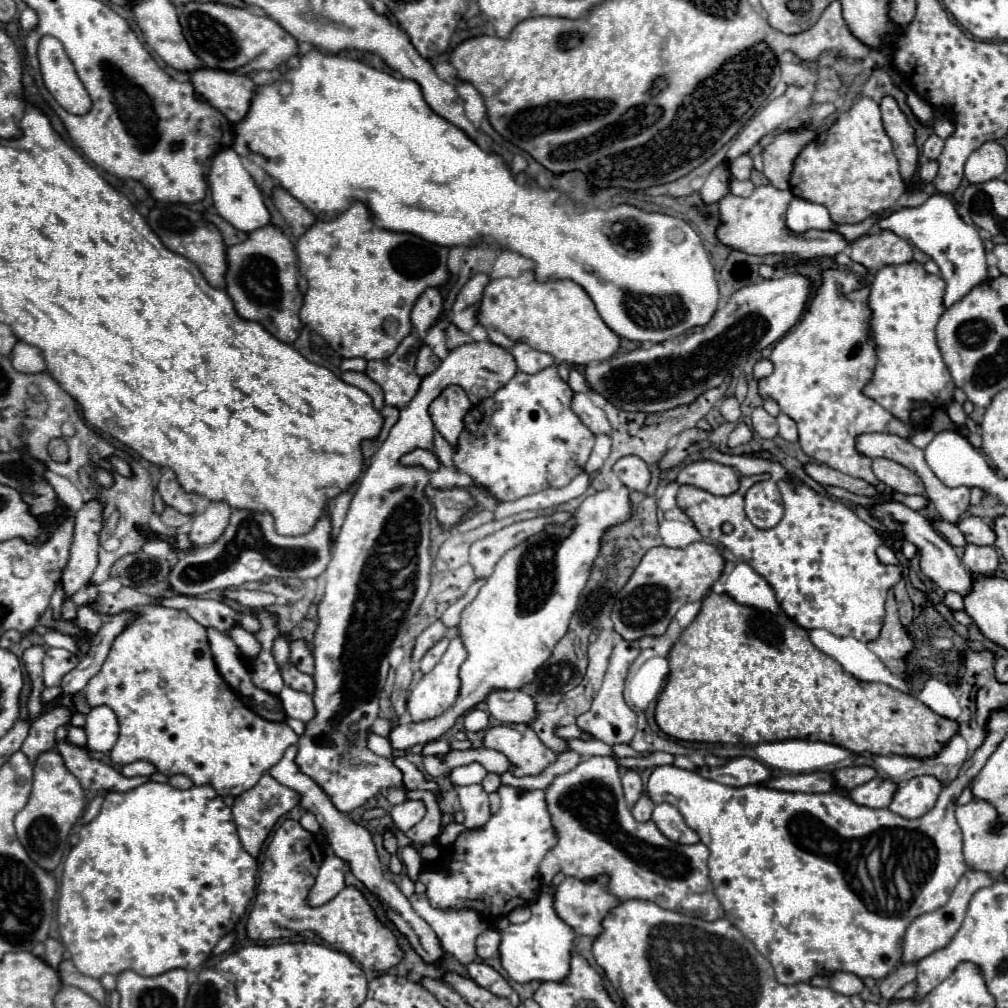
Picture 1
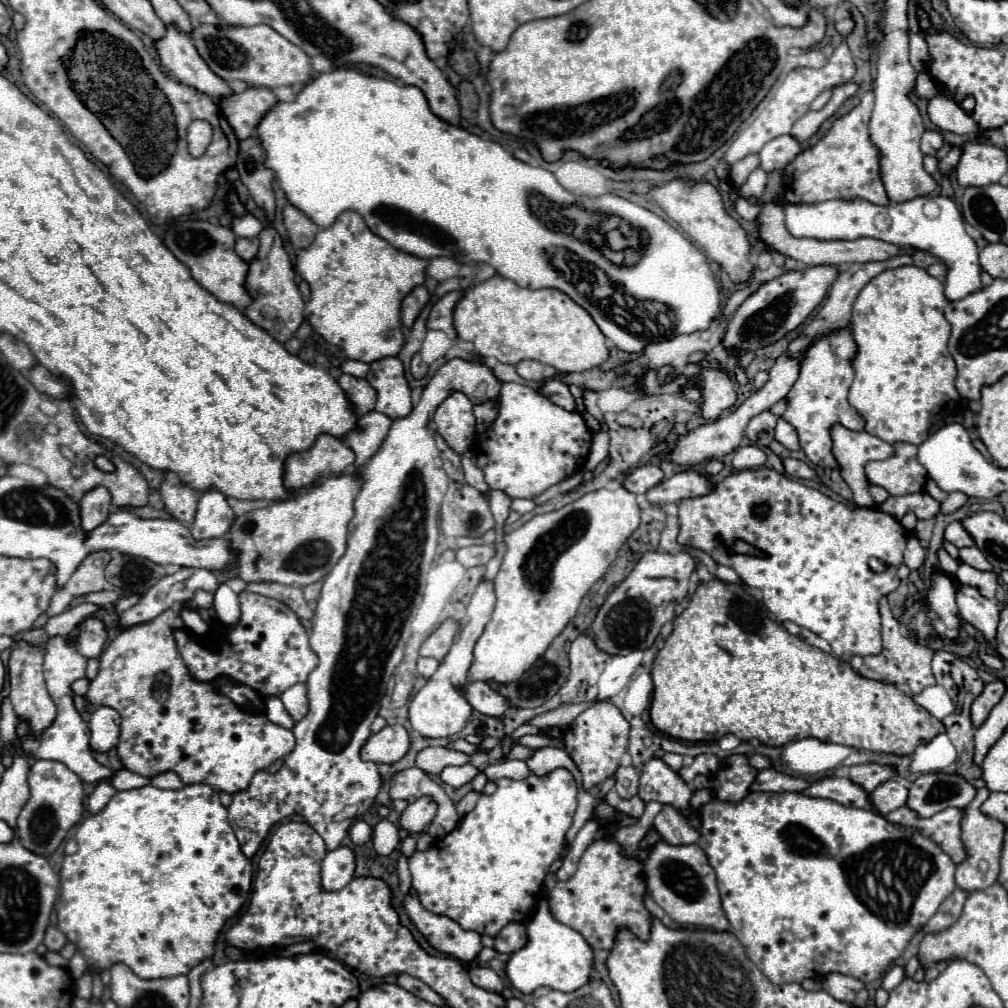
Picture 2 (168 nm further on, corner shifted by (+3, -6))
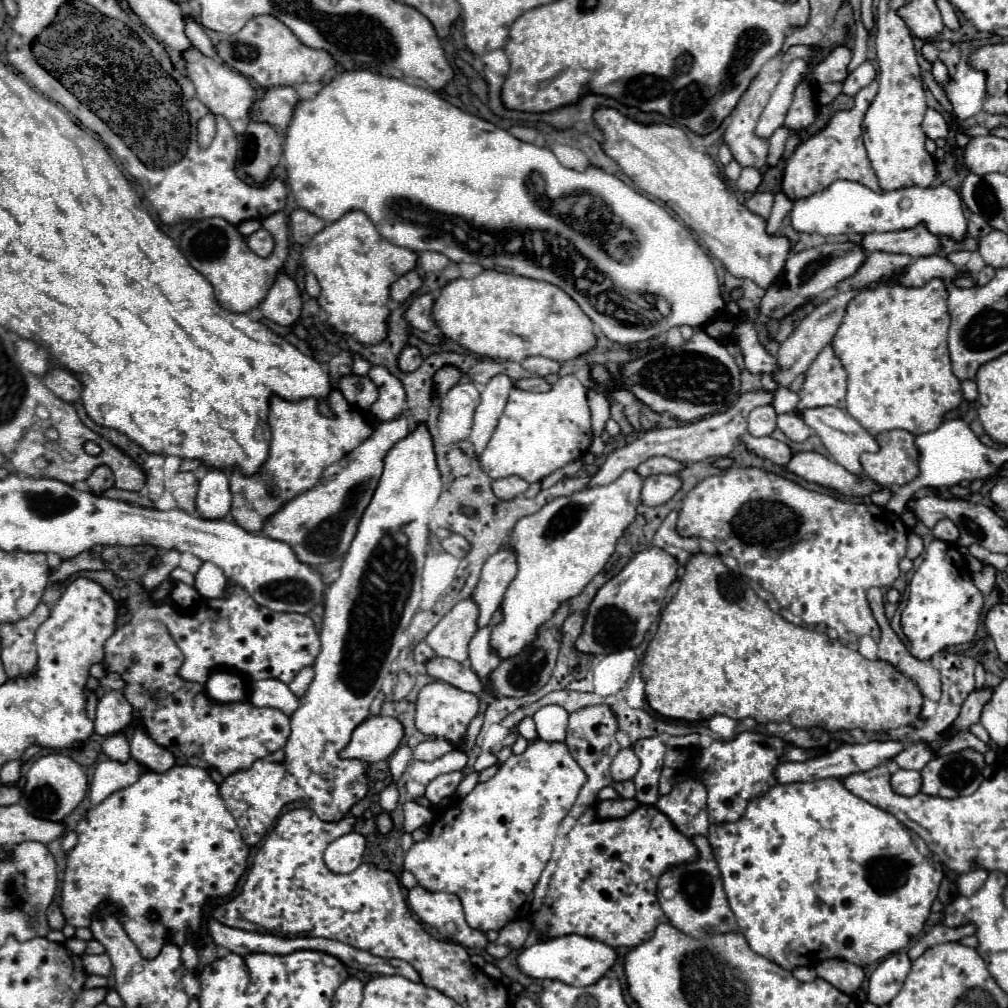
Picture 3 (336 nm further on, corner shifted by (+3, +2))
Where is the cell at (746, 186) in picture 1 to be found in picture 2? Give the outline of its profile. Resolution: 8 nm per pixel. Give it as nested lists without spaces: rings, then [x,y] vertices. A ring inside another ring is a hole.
[[[738,198],[736,200],[736,212],[744,218],[744,220],[756,220],[756,216],[758,216],[758,212],[760,212],[760,204],[750,204],[746,198]]]

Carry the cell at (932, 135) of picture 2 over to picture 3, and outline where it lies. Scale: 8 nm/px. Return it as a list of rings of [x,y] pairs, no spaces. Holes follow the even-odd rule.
[[[928,108],[924,122],[922,122],[922,130],[926,132],[928,138],[936,140],[936,138],[946,138],[948,136],[948,124],[942,118],[940,112],[936,112],[934,108]]]

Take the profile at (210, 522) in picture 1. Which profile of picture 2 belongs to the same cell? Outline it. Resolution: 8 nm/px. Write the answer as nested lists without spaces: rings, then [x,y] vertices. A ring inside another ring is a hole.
[[[210,490],[210,492],[204,492],[198,502],[196,520],[192,522],[190,532],[192,536],[196,536],[196,540],[224,536],[232,520],[234,520],[234,512],[228,506],[226,496],[218,490]]]

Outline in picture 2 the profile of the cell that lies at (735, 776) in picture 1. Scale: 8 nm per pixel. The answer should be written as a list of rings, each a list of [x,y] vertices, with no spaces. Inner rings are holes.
[[[772,768],[760,770],[750,786],[752,792],[802,792],[810,782],[804,778],[794,778]]]

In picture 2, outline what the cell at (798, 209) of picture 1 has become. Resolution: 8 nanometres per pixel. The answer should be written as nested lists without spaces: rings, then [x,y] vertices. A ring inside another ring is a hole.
[[[922,196],[902,204],[878,206],[864,200],[826,200],[820,204],[788,204],[786,230],[796,238],[816,240],[856,240],[862,236],[878,238],[896,246],[910,246],[940,258],[948,272],[944,294],[948,300],[962,300],[964,296],[982,288],[978,246],[964,228],[964,218],[956,204],[946,196]]]

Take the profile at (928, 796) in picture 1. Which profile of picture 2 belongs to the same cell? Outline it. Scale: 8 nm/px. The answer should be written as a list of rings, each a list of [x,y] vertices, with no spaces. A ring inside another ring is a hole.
[[[934,772],[922,774],[912,782],[906,806],[912,808],[920,818],[928,818],[950,806],[962,810],[972,802],[974,796],[974,786],[968,784],[964,778],[956,774]]]

